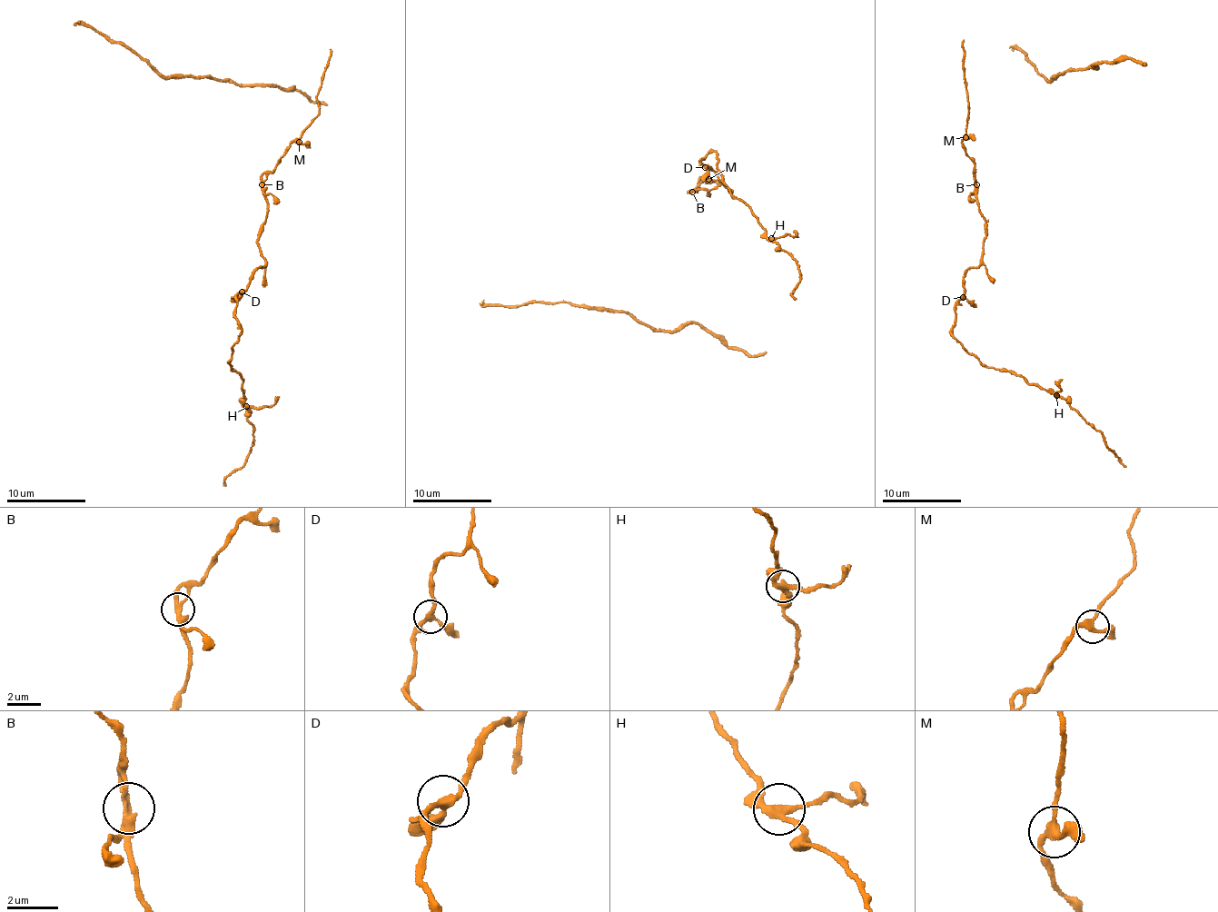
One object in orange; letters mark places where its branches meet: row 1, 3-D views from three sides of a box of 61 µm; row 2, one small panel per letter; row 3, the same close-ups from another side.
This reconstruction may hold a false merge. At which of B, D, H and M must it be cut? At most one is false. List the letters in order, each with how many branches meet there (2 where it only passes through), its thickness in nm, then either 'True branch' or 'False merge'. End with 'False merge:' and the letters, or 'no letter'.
B: Branches: 3. Thickness 280 nm. True branch
D: Branches: 3. Thickness 240 nm. True branch
H: Branches: 3. Thickness 240 nm. False merge
M: Branches: 3. Thickness 220 nm. True branch
False merge: H

